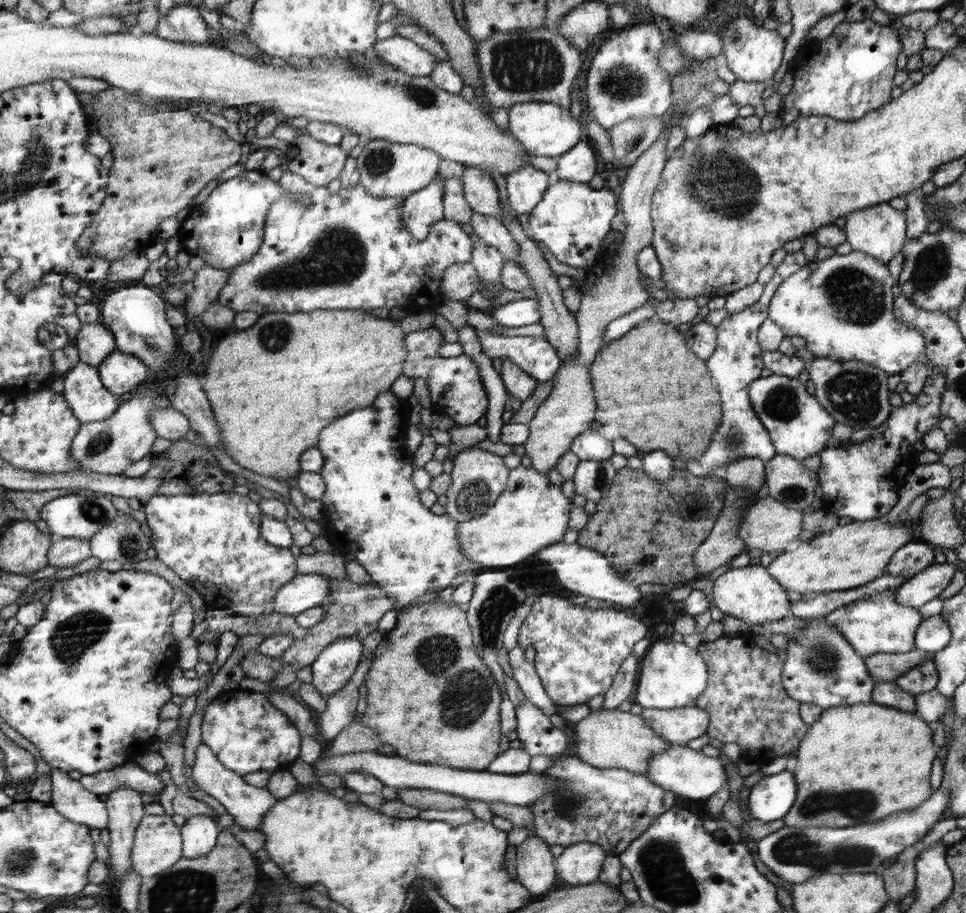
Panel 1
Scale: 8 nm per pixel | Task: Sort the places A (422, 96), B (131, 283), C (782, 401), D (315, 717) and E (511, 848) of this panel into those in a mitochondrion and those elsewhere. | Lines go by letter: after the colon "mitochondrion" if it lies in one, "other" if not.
A: mitochondrion
B: other
C: mitochondrion
D: other
E: other

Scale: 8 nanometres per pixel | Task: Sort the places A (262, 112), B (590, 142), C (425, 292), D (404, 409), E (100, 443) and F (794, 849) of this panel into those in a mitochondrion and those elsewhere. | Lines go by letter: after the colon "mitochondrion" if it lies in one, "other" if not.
A: other
B: other
C: other
D: other
E: mitochondrion
F: mitochondrion

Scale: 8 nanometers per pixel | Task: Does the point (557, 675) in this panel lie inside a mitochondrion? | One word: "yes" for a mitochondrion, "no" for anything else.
no

